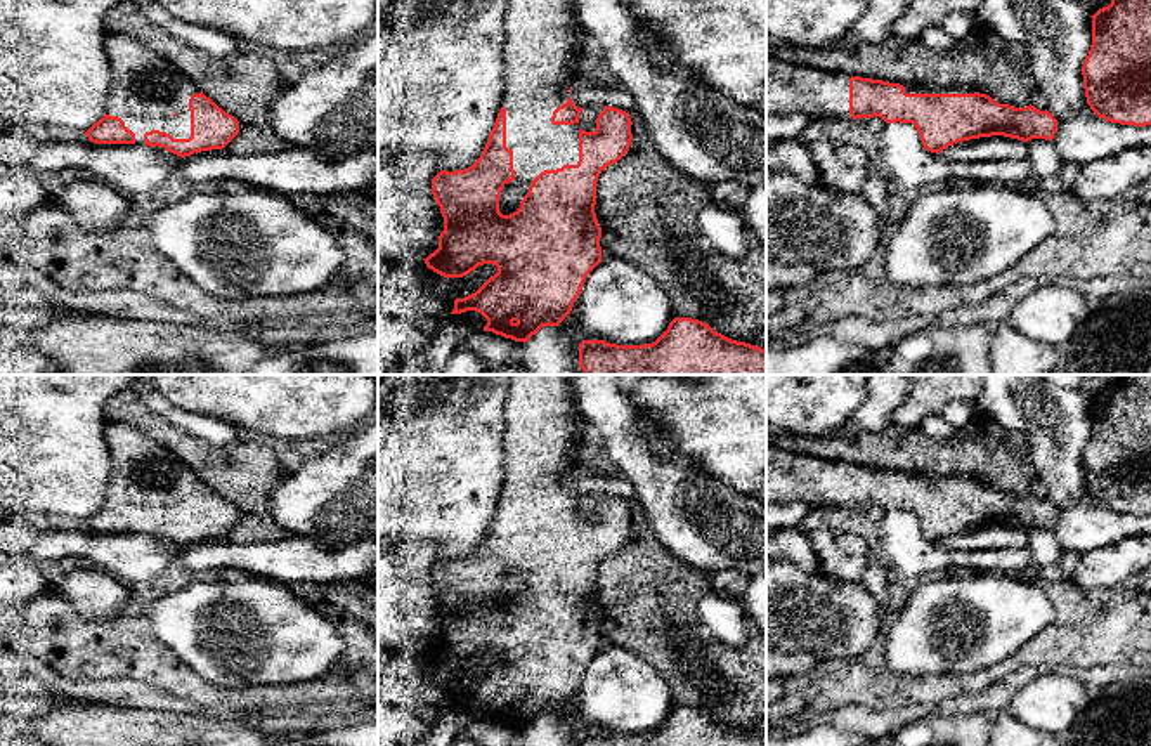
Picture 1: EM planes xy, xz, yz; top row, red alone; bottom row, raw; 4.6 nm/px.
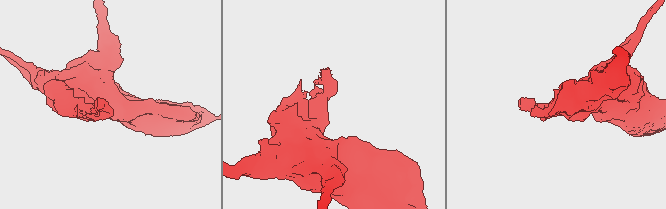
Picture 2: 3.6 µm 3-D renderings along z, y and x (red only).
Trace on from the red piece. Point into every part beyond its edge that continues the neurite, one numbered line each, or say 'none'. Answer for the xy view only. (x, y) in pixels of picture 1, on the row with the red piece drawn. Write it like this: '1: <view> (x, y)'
1: xy (146, 91)

